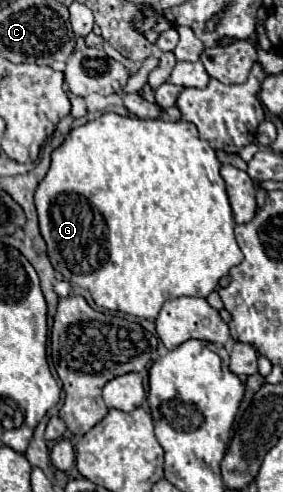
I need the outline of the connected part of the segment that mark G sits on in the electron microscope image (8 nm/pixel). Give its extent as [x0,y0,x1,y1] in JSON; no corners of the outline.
[35,112,243,318]

